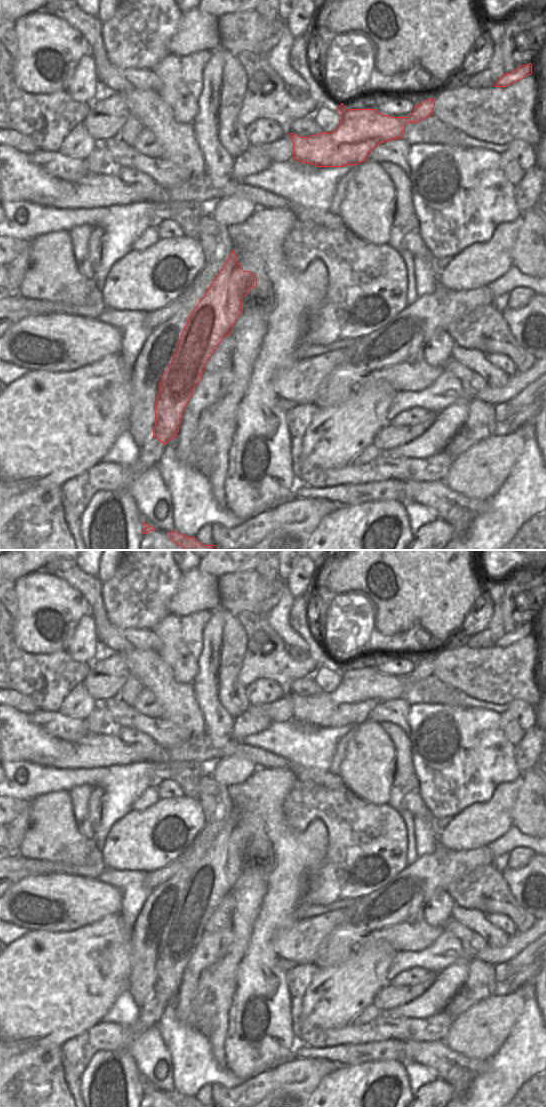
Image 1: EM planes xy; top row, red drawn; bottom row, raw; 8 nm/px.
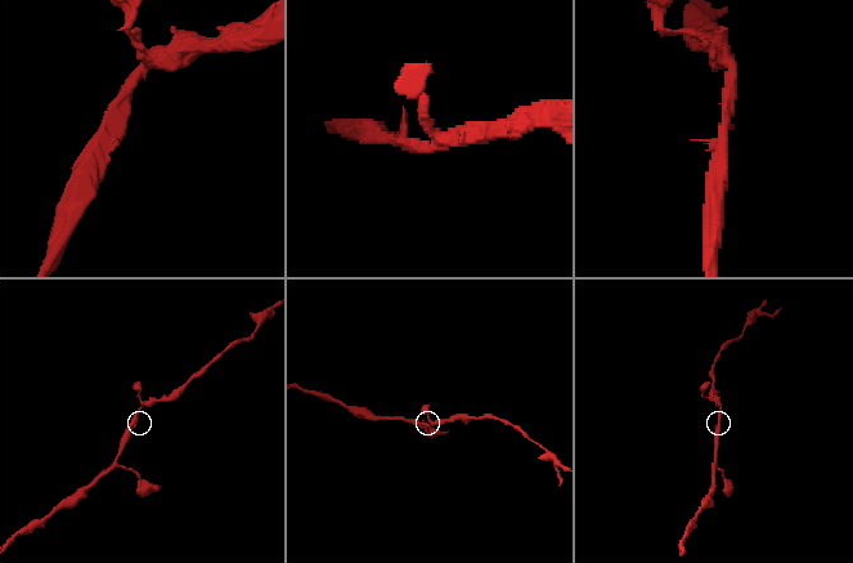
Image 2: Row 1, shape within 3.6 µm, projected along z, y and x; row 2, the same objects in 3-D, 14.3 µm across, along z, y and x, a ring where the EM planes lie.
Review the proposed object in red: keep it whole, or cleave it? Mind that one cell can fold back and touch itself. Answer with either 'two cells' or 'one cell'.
one cell

